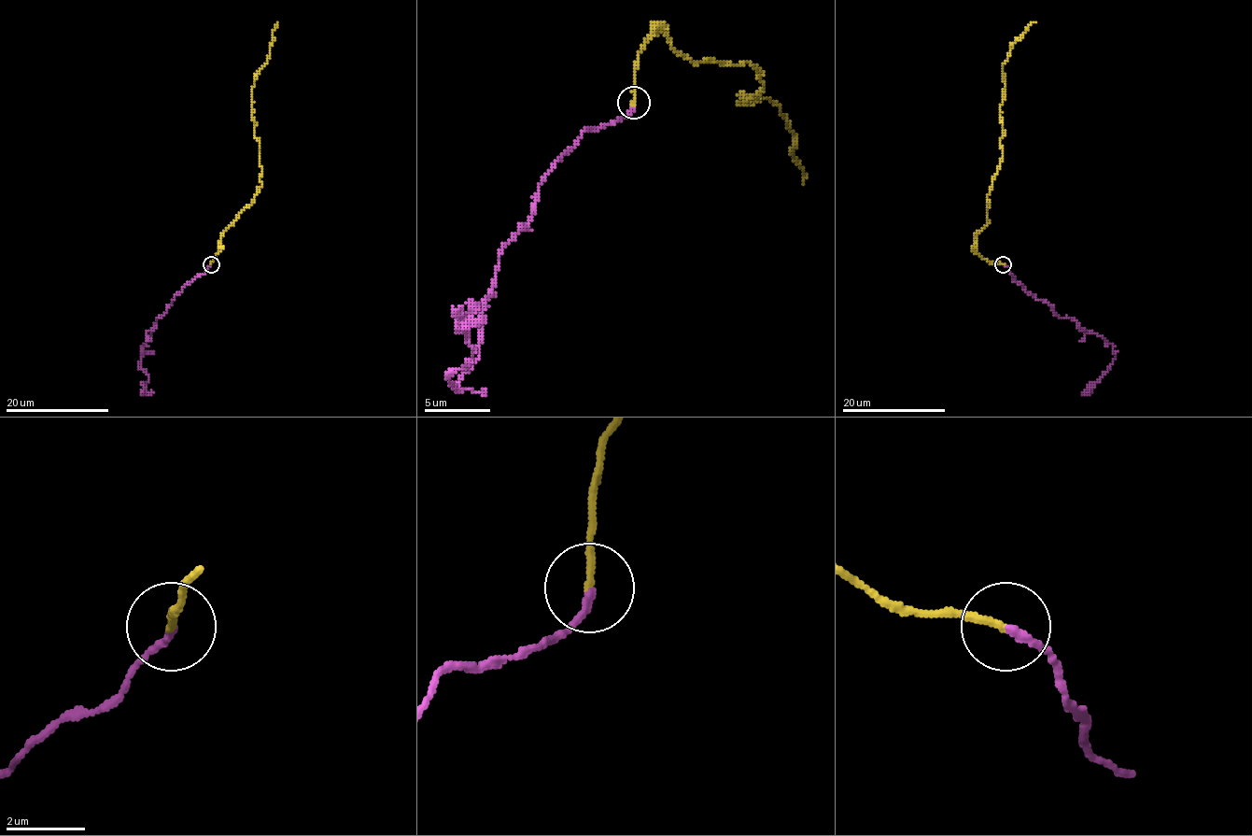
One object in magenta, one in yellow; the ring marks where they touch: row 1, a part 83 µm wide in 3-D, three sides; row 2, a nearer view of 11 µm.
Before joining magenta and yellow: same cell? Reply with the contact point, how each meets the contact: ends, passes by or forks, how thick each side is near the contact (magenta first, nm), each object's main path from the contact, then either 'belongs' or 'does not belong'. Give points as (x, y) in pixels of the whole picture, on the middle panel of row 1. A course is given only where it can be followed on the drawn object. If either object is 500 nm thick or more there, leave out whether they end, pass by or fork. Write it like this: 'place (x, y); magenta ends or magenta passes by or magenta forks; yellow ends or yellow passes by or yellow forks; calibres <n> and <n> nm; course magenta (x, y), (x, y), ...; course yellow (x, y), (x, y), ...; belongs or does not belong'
place (633, 102); magenta ends; yellow ends; calibres 200 and 190 nm; course magenta (634, 101), (539, 187), (499, 253), (479, 359), (456, 389), (466, 330), (485, 316); course yellow (634, 101), (661, 28), (691, 62), (743, 62), (763, 75), (740, 105), (786, 118), (803, 184); belongs

